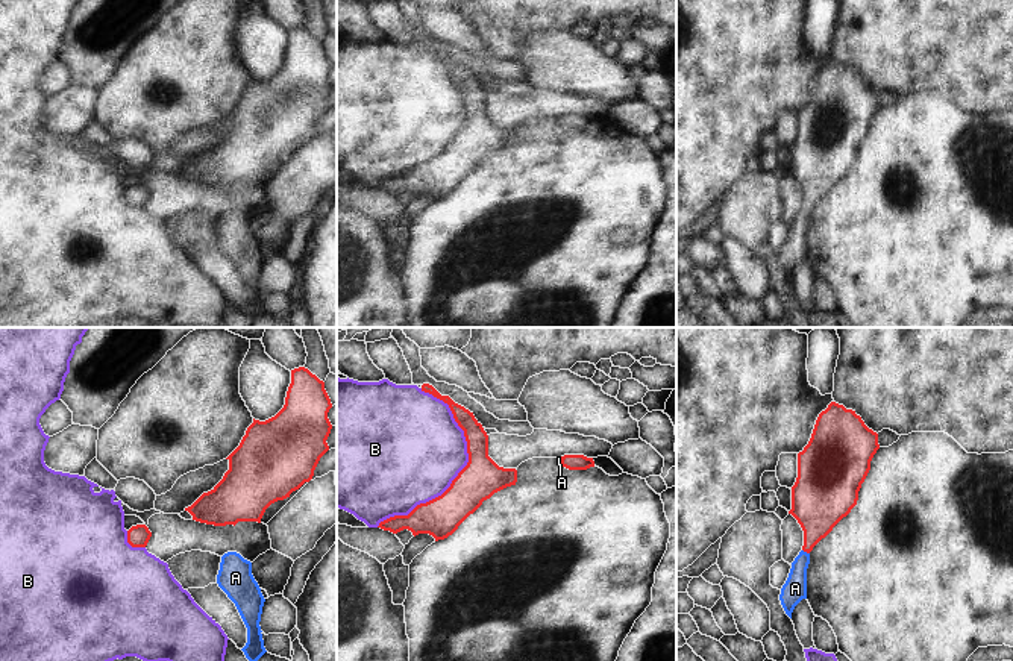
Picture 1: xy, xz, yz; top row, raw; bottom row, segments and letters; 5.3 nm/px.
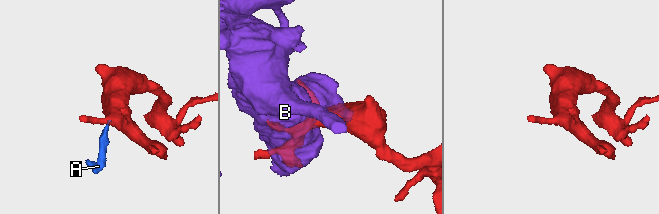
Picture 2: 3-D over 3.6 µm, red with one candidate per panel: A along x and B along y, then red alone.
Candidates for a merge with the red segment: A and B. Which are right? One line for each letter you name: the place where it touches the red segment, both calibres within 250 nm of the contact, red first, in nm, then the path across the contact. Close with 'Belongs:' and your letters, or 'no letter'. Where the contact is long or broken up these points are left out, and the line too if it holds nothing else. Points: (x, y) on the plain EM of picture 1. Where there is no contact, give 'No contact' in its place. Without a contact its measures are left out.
A: Touches red at yz (806, 211). Thickness 280 nm (red) against 130 nm. Path across: yz (818, 166), (816, 187), (806, 211), (795, 249)
Belongs: A.

